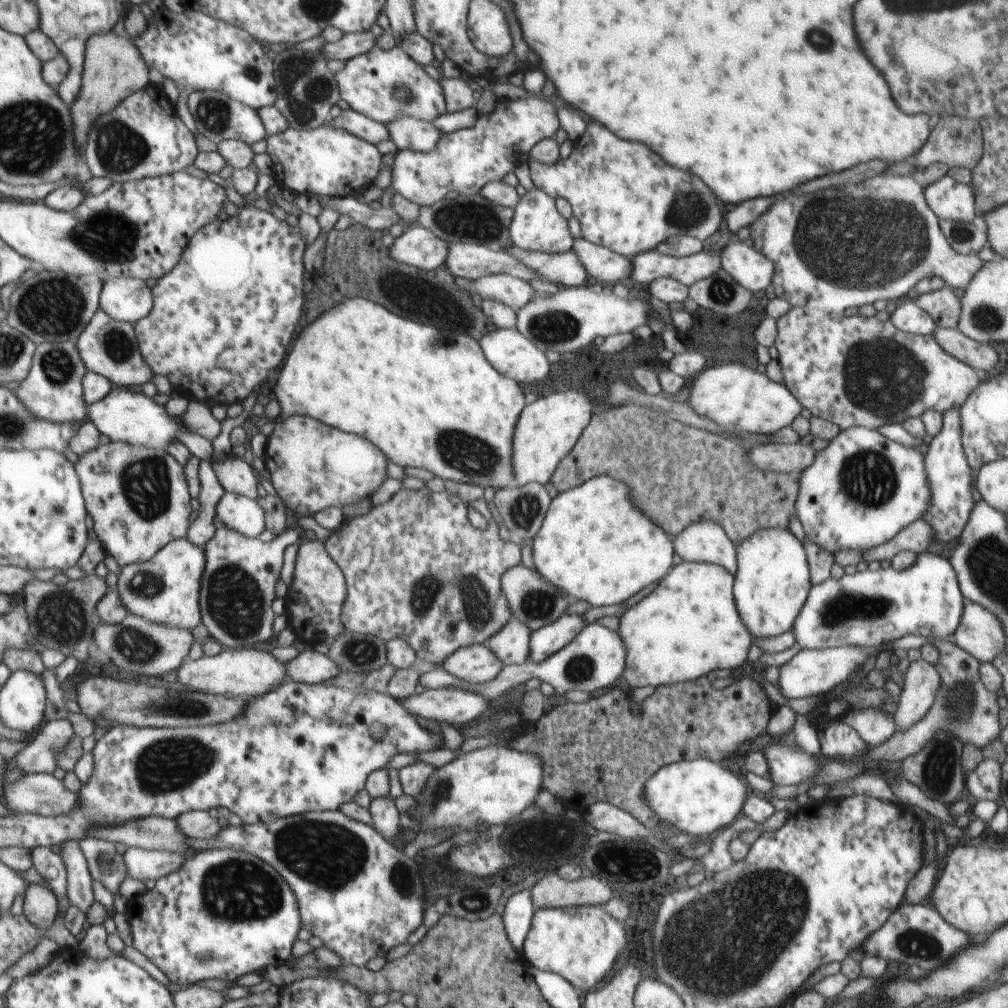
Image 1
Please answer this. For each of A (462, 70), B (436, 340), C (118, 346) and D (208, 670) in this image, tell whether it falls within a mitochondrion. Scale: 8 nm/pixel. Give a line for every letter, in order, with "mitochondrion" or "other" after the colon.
A: other
B: mitochondrion
C: mitochondrion
D: other

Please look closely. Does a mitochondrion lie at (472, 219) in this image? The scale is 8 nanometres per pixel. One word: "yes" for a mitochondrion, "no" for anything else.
yes

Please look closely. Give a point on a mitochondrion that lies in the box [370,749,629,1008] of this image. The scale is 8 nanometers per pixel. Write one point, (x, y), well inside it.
(435, 798)

